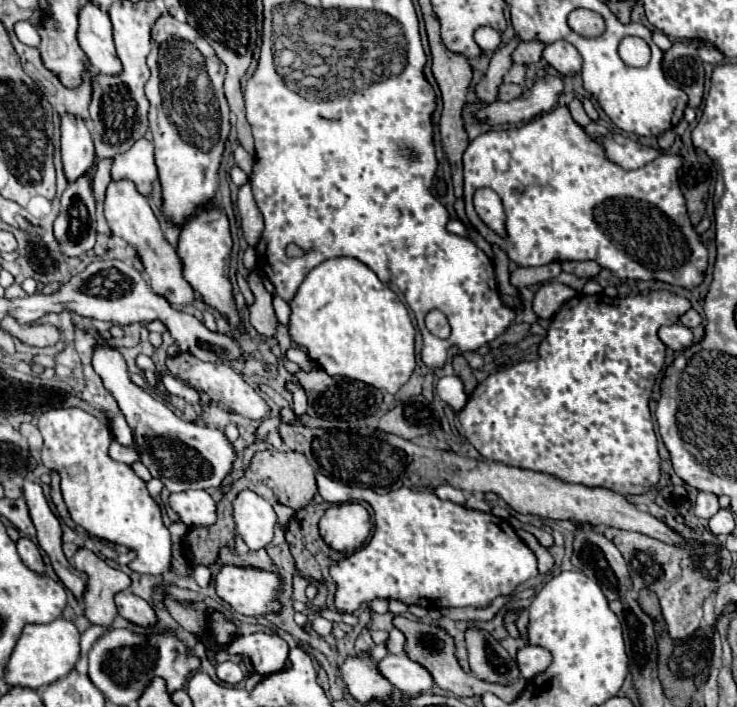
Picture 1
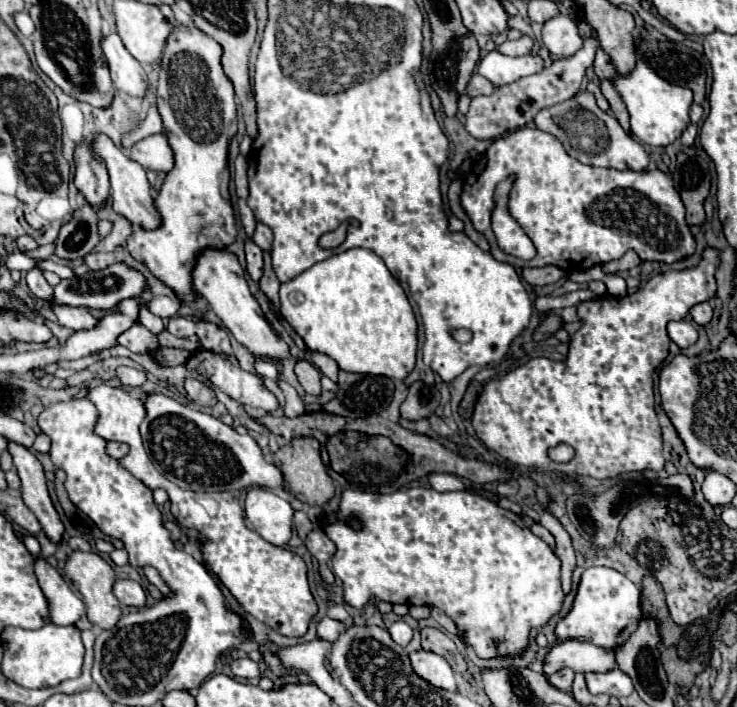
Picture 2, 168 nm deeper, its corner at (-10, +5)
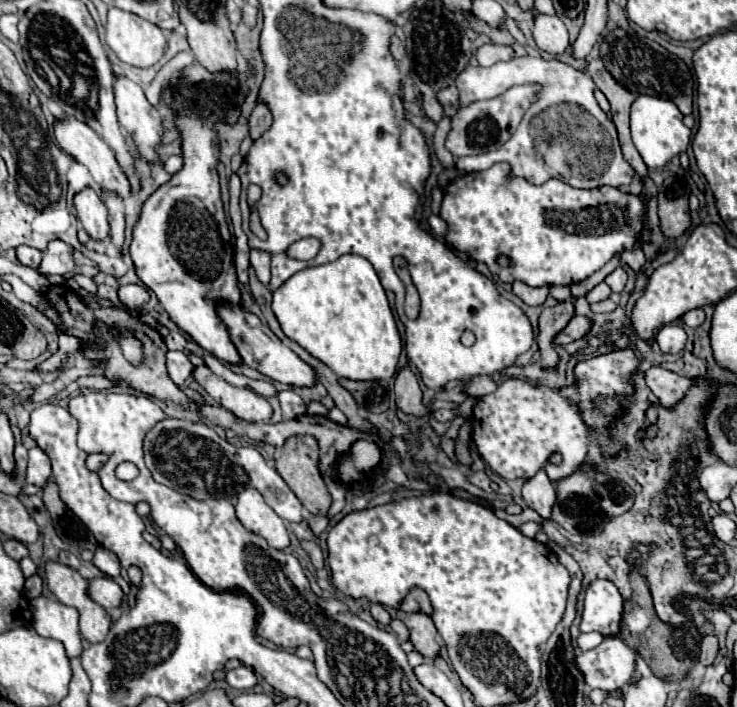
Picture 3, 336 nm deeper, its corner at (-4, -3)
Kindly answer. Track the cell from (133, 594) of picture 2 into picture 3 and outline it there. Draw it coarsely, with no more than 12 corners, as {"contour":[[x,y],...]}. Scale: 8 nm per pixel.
{"contour":[[111,577],[89,579],[87,595],[103,609],[121,603],[123,591]]}

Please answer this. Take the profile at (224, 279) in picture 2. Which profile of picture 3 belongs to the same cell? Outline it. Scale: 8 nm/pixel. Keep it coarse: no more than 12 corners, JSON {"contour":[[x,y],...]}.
{"contour":[[253,313],[219,317],[245,365],[289,387],[313,387],[315,369]]}

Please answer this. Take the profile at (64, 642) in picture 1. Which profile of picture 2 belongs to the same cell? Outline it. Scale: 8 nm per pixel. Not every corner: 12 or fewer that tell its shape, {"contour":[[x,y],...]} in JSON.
{"contour":[[75,625],[11,627],[1,671],[27,689],[81,673]]}

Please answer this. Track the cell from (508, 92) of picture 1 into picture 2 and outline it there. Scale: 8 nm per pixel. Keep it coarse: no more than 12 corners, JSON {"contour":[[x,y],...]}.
{"contour":[[473,73],[467,93],[469,97],[491,95],[497,89],[479,73]]}

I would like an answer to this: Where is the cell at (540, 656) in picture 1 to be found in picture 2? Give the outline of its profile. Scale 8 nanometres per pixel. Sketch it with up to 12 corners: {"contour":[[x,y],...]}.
{"contour":[[563,641],[547,651],[543,673],[615,667],[615,655],[591,643]]}

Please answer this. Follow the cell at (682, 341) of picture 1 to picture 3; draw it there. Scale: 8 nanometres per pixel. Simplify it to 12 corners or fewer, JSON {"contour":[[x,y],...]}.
{"contour":[[665,325],[655,341],[663,353],[679,353],[687,333],[681,325]]}

